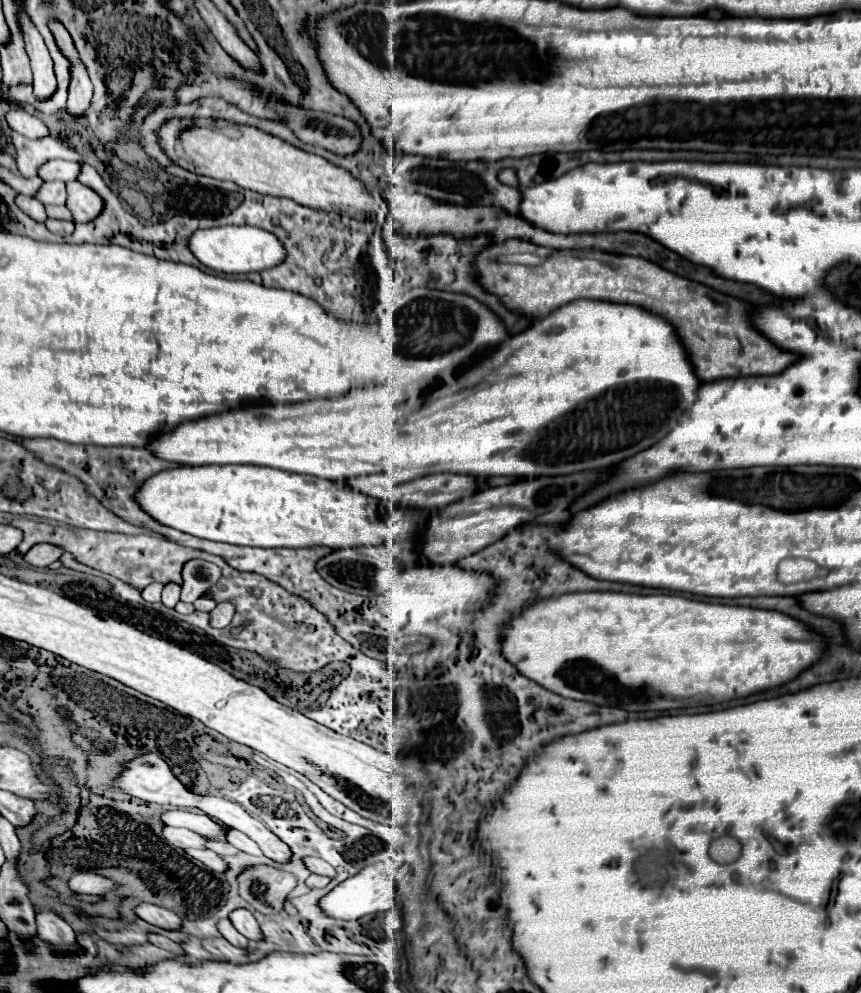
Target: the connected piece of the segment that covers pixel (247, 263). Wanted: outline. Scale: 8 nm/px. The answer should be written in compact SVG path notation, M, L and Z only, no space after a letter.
M220 226L208 230L196 230L190 236L190 250L208 268L224 274L246 274L274 268L286 260L284 244L270 232L256 226Z

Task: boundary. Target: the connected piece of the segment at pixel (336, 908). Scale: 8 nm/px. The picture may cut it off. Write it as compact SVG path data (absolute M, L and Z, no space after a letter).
M376 862L364 868L360 874L338 884L328 896L324 896L324 900L320 900L320 906L328 912L328 916L338 920L356 920L366 914L386 912L396 906L396 882L392 870L384 862Z

